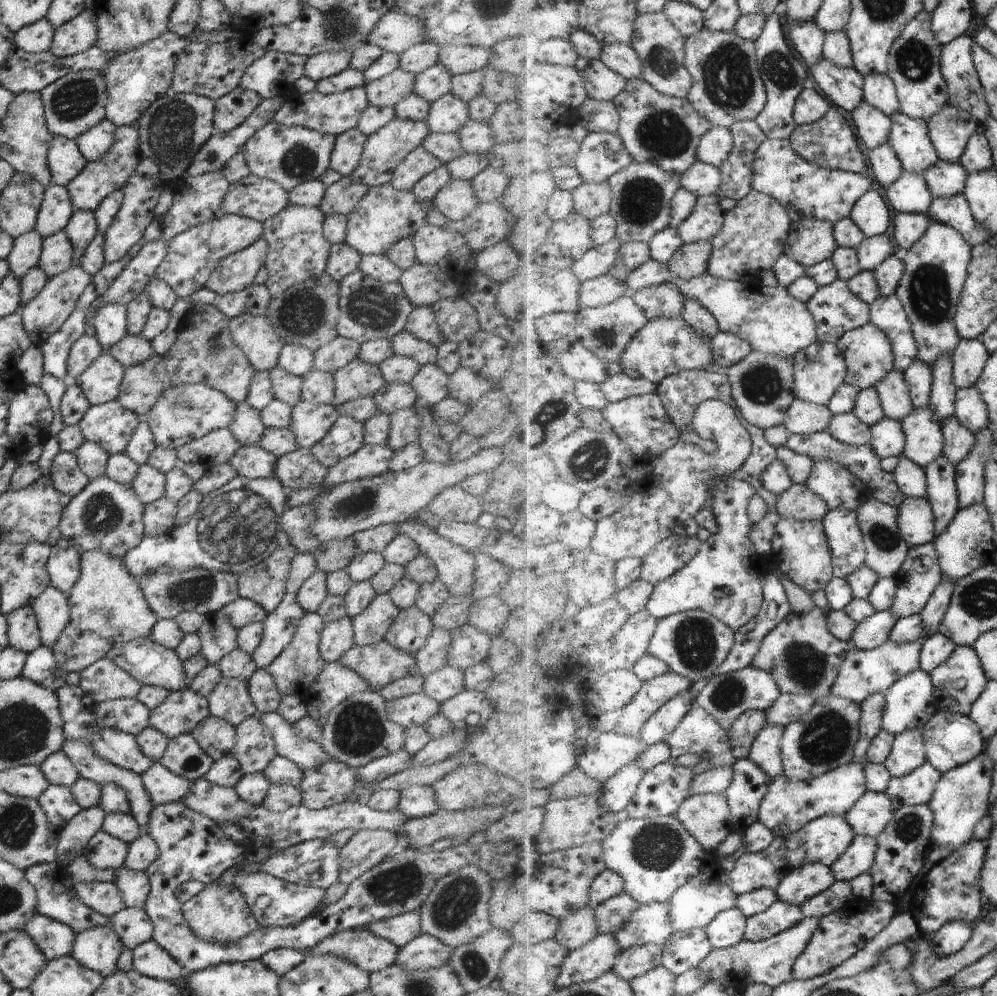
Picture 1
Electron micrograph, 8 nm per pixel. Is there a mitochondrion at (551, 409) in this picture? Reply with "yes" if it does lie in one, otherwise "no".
yes

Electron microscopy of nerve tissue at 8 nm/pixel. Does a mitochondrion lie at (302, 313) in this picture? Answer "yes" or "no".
yes

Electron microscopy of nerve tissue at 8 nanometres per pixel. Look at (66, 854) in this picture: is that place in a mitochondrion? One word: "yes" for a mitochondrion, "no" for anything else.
yes

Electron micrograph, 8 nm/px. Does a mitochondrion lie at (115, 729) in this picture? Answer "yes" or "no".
no

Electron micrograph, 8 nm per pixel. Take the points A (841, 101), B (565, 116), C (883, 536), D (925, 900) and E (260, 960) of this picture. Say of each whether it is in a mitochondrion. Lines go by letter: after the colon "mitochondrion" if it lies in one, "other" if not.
A: other
B: mitochondrion
C: mitochondrion
D: other
E: other

